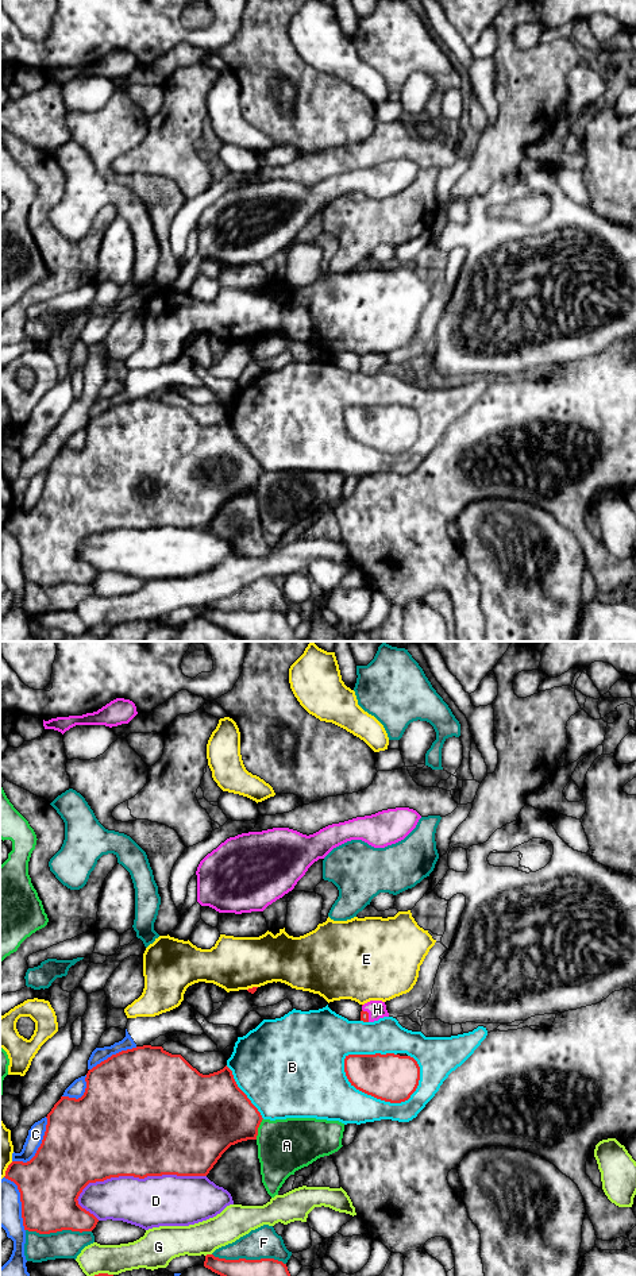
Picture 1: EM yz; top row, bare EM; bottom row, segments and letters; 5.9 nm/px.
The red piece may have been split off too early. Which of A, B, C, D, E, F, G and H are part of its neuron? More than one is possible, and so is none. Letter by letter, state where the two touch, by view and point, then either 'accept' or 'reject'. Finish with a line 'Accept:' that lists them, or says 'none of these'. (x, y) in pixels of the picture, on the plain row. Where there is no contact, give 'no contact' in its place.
A: yz (257, 481) | reject
B: yz (374, 448) | reject
C: yz (39, 498) | reject
D: yz (139, 529) | reject
E: yz (7, 521) | reject
F: yz (249, 612) | reject
G: yz (208, 606) | reject
H: yz (367, 366) | accept
Accept: H

